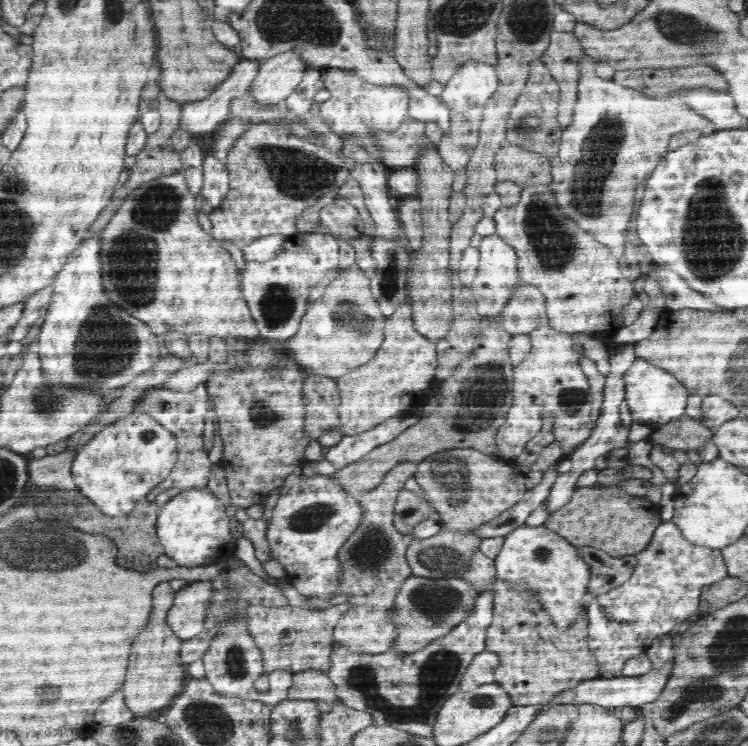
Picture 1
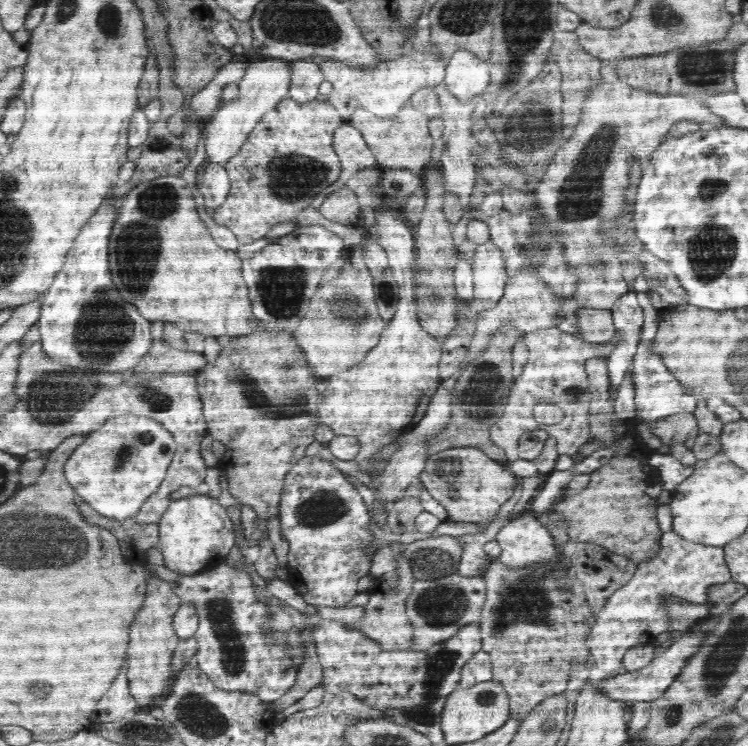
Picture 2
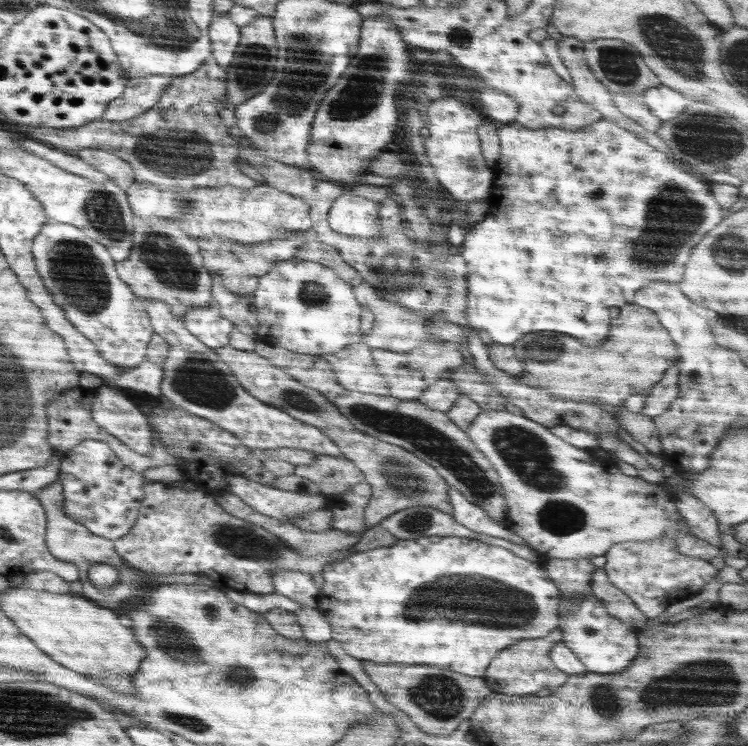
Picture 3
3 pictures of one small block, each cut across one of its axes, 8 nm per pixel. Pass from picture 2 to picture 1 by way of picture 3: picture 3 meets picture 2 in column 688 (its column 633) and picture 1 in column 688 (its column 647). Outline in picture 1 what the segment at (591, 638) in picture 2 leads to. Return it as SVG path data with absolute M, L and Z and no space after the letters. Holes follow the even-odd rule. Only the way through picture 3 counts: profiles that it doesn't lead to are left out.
M672 520L660 522L658 528L656 528L656 531L654 532L654 535L652 536L650 544L644 548L642 552L638 552L635 557L637 558L638 564L635 566L632 576L630 576L630 578L624 584L622 584L622 586L613 588L610 590L610 592L602 594L602 596L594 596L590 604L586 606L586 617L588 619L587 641L590 650L593 652L593 655L596 657L596 660L600 665L602 676L622 676L622 674L620 674L620 670L622 670L626 659L629 659L634 655L646 653L647 648L650 646L652 640L654 640L656 636L672 633L672 630L678 626L678 622L684 622L686 618L688 618L694 611L698 609L703 586L718 582L719 580L729 576L721 549L713 549L691 543L689 540L686 540L683 537L682 532L676 527L676 525L674 525Z

